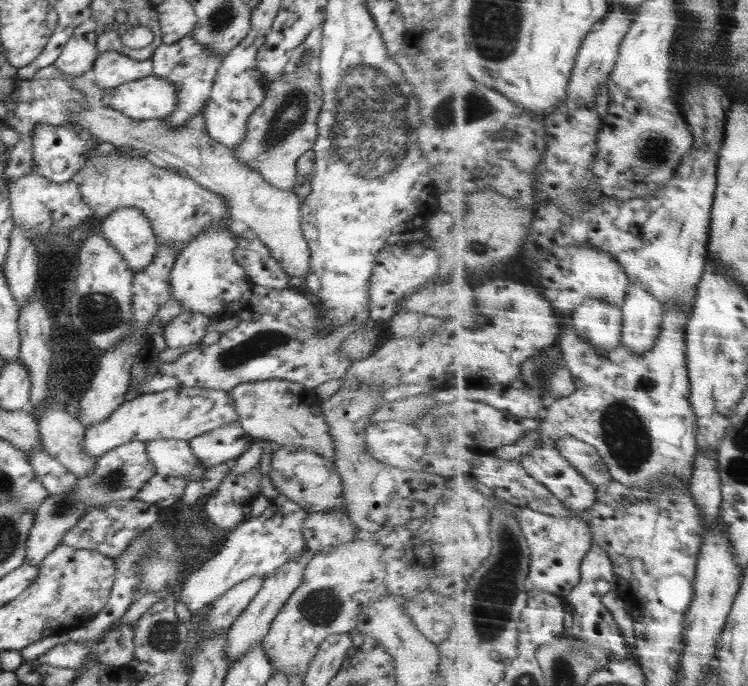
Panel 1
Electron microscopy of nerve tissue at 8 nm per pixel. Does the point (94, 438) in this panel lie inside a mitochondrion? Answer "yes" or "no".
no

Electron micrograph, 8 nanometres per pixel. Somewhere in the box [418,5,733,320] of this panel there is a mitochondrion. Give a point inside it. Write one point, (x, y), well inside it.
(654, 149)

